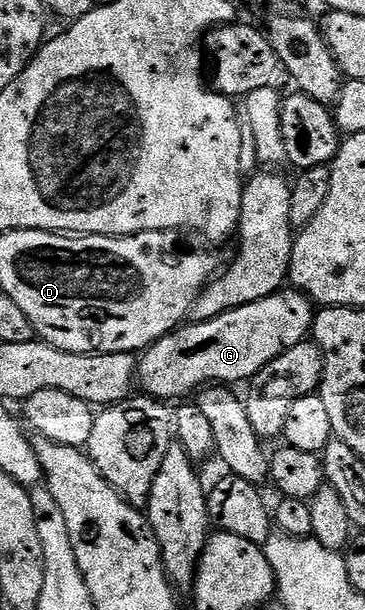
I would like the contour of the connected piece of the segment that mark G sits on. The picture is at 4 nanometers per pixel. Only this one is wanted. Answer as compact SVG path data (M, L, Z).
M298 291L285 292L245 303L208 322L184 324L149 346L137 361L137 381L140 386L143 384L142 392L171 403L208 383L250 382L277 355L308 340L312 332L317 309L311 298Z

